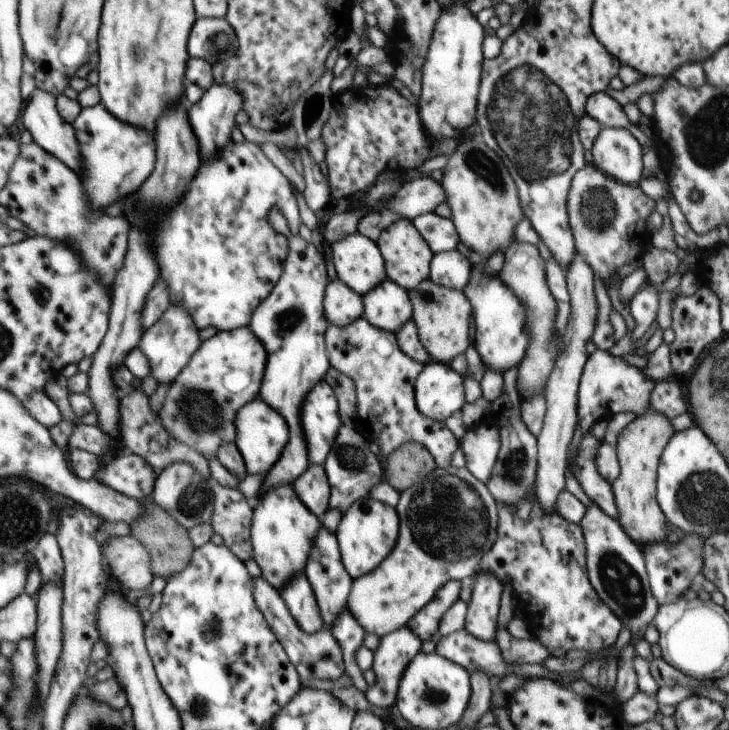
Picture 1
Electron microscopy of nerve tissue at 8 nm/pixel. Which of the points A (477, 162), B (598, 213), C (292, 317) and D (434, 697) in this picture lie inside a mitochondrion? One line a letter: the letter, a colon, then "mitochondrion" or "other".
A: mitochondrion
B: mitochondrion
C: mitochondrion
D: mitochondrion

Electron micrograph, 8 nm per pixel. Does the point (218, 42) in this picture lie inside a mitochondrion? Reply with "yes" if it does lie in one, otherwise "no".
yes

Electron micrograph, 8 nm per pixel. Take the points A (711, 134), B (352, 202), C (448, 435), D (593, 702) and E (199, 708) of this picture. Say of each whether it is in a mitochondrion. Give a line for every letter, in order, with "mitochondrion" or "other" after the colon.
A: mitochondrion
B: other
C: other
D: other
E: mitochondrion

